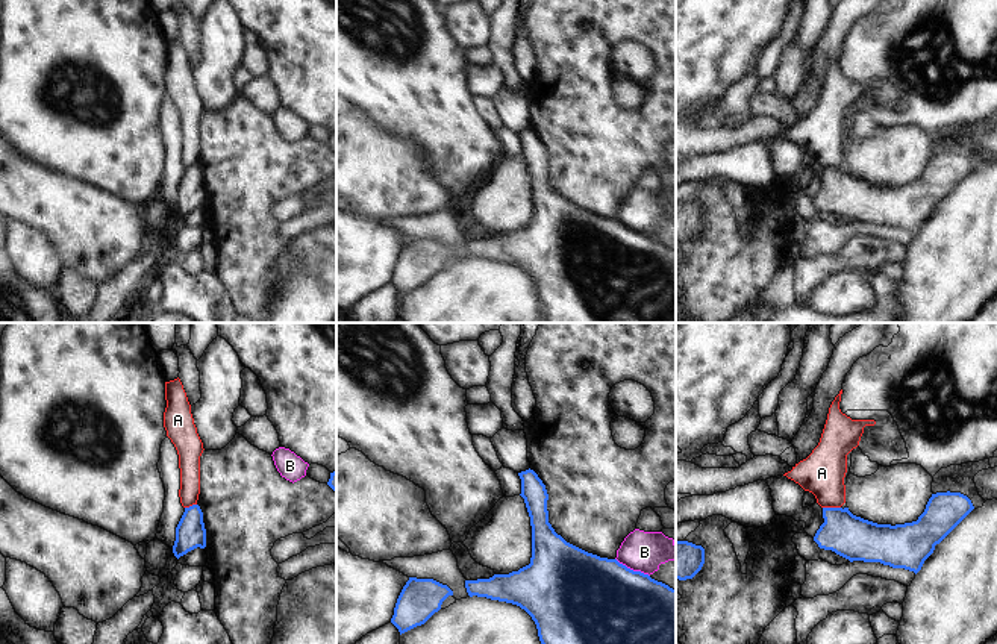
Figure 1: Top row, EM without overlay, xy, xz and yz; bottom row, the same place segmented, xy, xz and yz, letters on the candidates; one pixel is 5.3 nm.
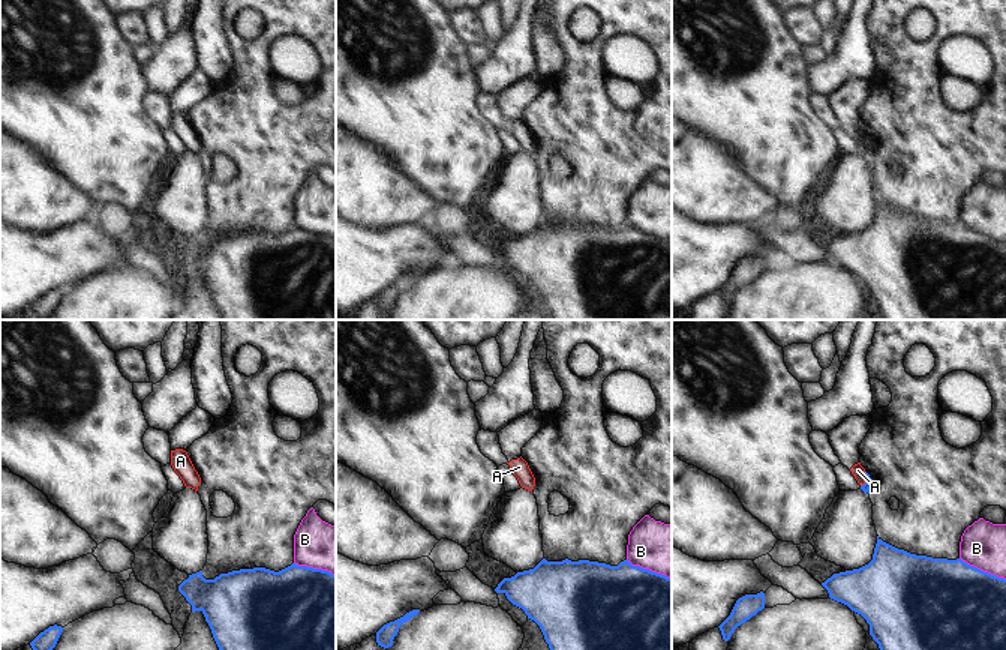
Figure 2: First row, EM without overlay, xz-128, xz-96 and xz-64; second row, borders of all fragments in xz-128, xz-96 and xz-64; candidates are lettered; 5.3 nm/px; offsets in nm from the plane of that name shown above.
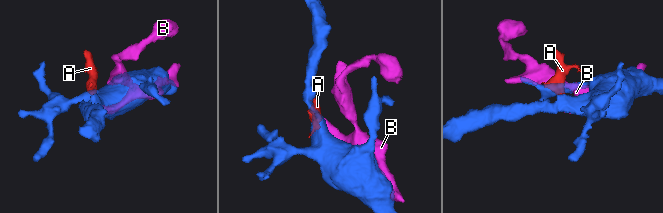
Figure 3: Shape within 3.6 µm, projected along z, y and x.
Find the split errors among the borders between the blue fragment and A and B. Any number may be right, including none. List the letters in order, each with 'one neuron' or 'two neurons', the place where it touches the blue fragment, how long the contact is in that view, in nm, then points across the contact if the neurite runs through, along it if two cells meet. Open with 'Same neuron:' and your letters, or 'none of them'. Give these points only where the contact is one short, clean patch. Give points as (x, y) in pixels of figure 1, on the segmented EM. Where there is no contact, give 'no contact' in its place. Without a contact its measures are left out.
Same neuron: none of them
A: two neurons; meets blue in yz at (832, 508); contact 100 nm long; border along yz (823, 506), (840, 508)
B: two neurons; meets blue in xz at (632, 570); contact 200 nm long

